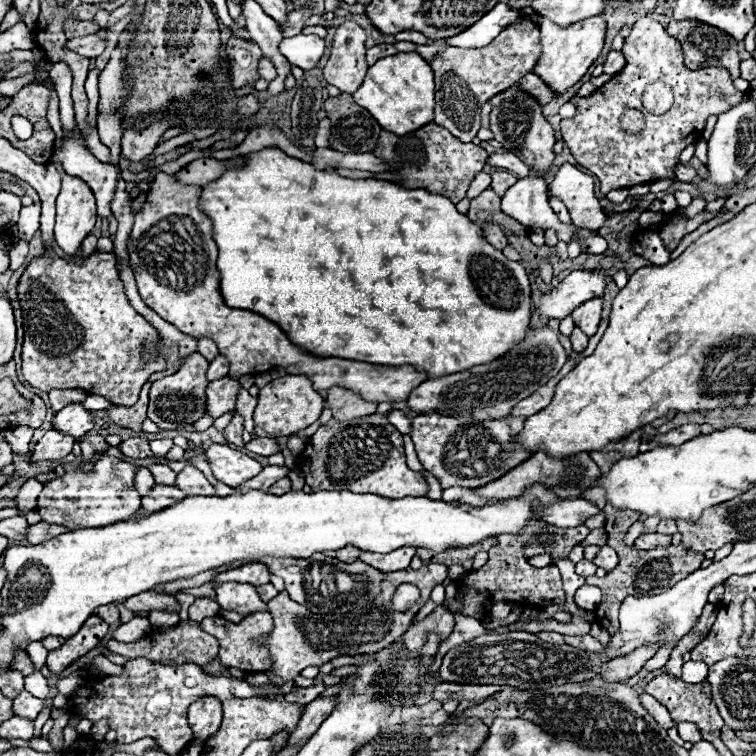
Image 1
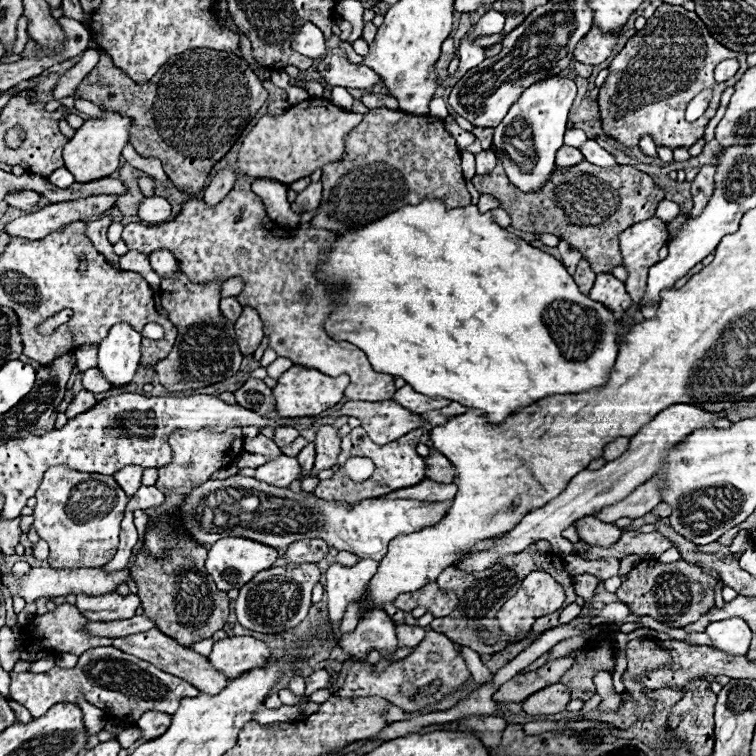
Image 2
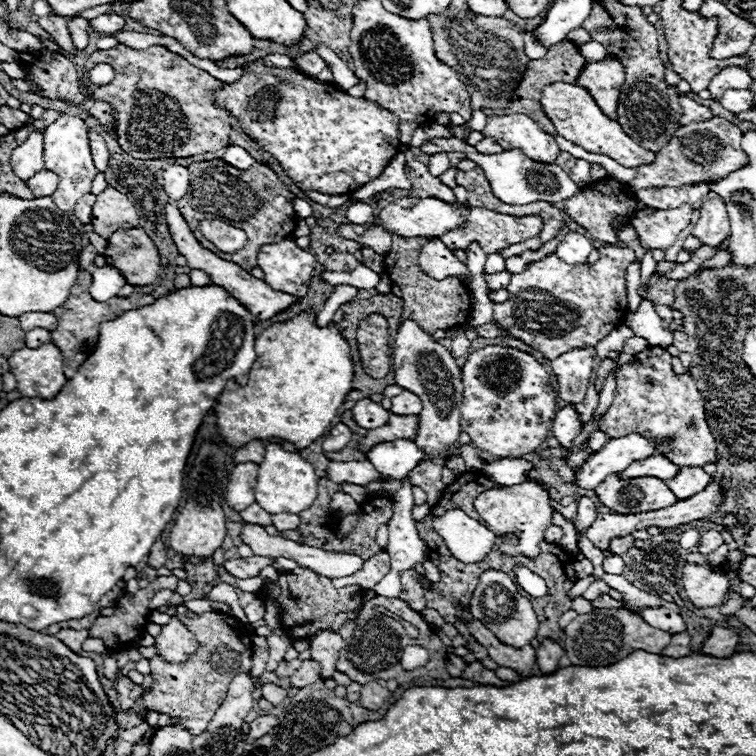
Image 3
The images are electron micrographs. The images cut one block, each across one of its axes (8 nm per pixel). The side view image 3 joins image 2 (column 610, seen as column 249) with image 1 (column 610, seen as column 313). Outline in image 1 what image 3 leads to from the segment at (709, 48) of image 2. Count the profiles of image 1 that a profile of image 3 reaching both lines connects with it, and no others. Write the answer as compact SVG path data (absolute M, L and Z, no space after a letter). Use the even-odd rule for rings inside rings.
M650 16L640 18L632 26L622 52L626 56L626 66L596 92L588 96L574 94L570 102L576 106L576 114L560 124L560 134L572 156L580 166L598 176L602 194L616 188L650 184L658 178L672 180L680 152L700 138L706 118L730 110L744 98L744 92L734 88L734 80L726 68L686 68L682 44ZM656 80L666 82L676 98L668 112L652 116L644 112L642 94L644 88ZM628 108L638 108L646 114L646 126L640 134L628 134L620 126L620 118Z

